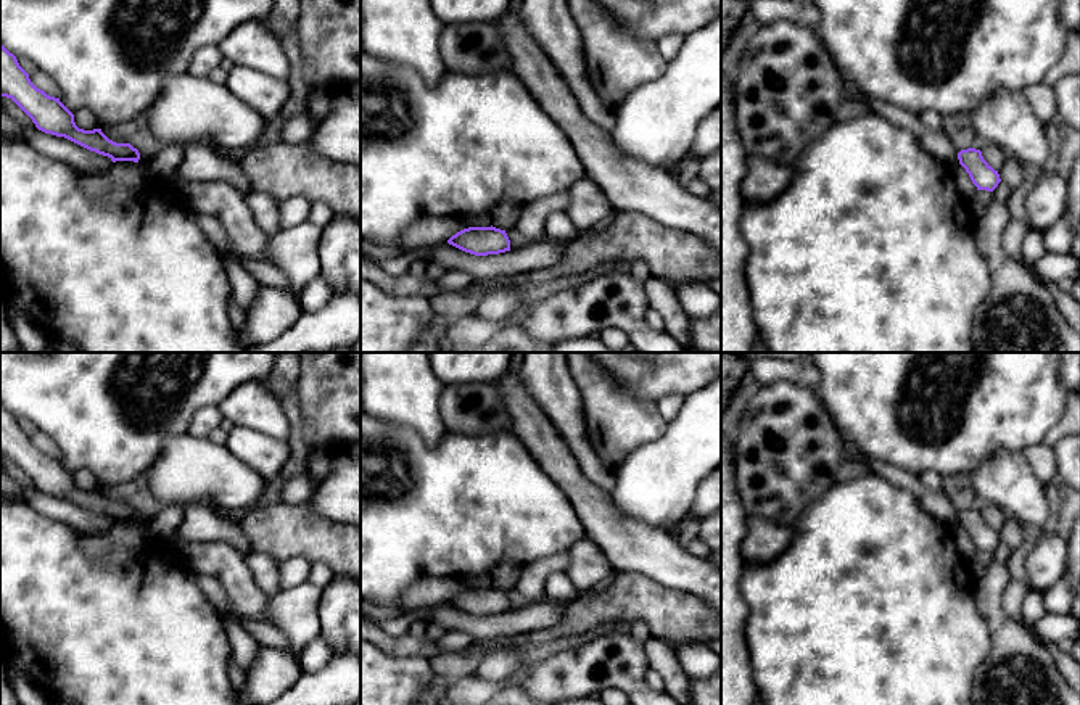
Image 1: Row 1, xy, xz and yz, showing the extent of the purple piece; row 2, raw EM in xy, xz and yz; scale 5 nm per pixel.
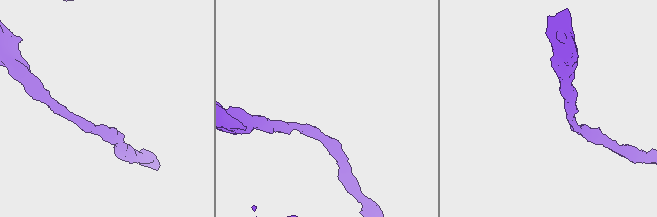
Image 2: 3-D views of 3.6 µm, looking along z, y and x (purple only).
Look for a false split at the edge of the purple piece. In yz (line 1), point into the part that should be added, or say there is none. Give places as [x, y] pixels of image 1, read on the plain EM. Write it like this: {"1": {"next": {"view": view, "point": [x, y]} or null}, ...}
{"1": {"next": null}}

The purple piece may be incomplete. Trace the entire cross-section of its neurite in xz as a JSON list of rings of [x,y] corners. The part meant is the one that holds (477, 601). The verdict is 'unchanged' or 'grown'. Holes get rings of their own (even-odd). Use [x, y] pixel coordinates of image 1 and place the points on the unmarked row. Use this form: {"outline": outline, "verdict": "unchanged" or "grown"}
{"outline": [[[468,588],[447,600],[449,605],[475,615],[488,616],[510,612],[510,600],[505,591],[496,588]]], "verdict": "unchanged"}

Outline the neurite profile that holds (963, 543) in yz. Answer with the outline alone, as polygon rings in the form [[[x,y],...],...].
[[[958,523],[951,528],[953,541],[961,557],[969,563],[977,552],[966,530]]]

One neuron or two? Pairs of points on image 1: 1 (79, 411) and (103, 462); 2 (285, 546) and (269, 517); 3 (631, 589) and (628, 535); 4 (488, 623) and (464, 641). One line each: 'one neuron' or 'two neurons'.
1: one neuron
2: one neuron
3: two neurons
4: two neurons

